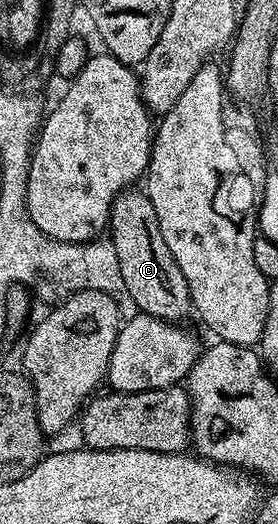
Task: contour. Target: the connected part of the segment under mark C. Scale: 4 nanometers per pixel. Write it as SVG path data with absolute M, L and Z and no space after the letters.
M129 188L114 200L110 219L110 241L118 252L118 264L124 277L124 290L132 297L135 309L142 314L149 314L173 324L183 323L184 317L193 313L194 307L190 288L186 284L186 276L182 276L182 268L178 268L178 260L166 248L166 239L162 237L162 224L158 224L158 212L154 212L154 204L147 193L139 189Z

